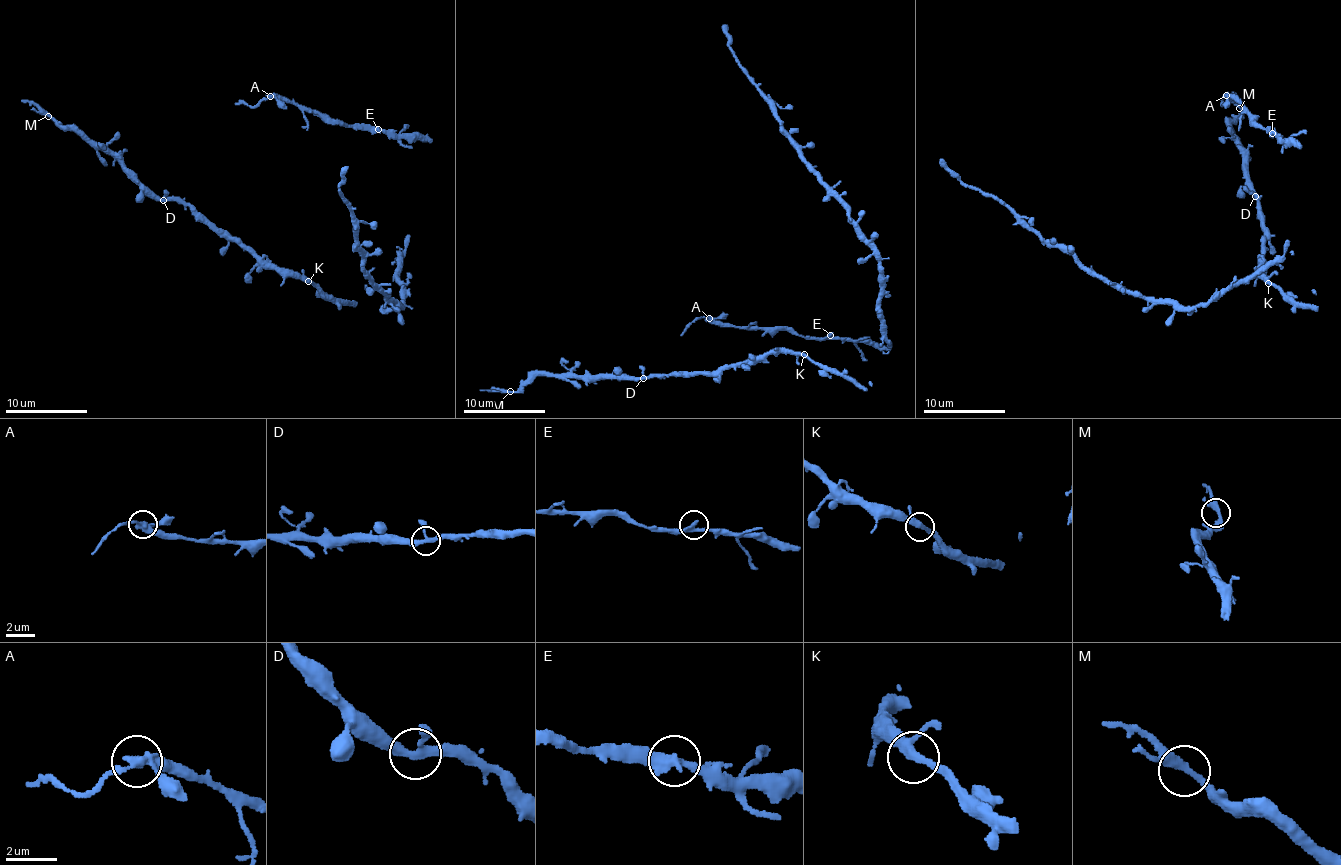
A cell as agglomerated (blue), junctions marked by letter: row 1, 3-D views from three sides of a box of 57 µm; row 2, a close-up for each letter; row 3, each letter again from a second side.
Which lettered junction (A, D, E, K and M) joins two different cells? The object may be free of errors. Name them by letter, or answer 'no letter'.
A

